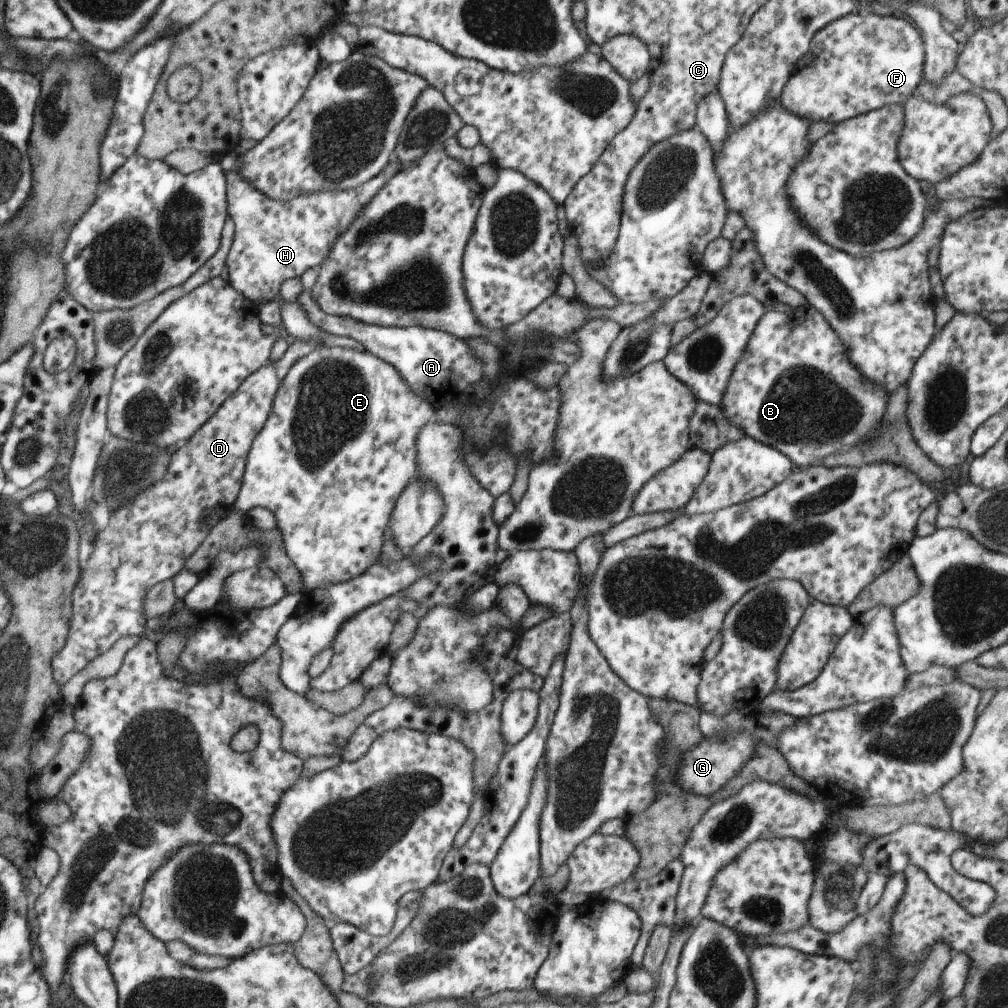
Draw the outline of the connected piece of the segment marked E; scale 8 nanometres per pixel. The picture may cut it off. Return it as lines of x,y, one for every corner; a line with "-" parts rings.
322,346
300,357
292,365
274,397
271,411
272,420
268,420
268,428
264,428
264,436
260,436
260,440
256,440
256,448
252,448
252,460
248,460
248,480
243,480
244,492
240,492
240,500
236,500
235,508
245,513
254,507
264,507
272,511
282,535
287,557
301,574
302,593
343,583
360,576
377,562
382,544
387,537
388,523
396,501
407,487
409,480
414,479
418,474
417,436
424,425
434,420
435,408
427,400
411,392
397,368
371,352

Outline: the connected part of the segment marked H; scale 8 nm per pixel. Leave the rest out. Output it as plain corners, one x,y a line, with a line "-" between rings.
238,152
216,159
226,172
227,177
227,216
234,221
235,233
227,256
228,276
235,288
251,297
257,303
270,302
280,296
280,285
286,280
302,276
308,268
317,269
331,253
332,245
337,241
353,220
360,216
364,207
378,194
378,191
396,173
408,168
410,163
390,161
374,178
350,190
320,191
309,195
298,195
289,201
274,200
247,181
239,171
241,158

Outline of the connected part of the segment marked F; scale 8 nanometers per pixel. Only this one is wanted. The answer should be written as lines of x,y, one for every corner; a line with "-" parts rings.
852,12
842,18
833,20
826,26
823,26
812,38
811,48
800,61
795,64
794,70
785,84
778,100
788,112
795,113
796,116
803,117
806,121
825,120
836,123
866,114
867,112
888,106
889,104
897,104
904,106
905,102
914,94
917,88
924,82
923,66
925,61
925,46
923,38
910,21
906,19
896,18
893,14
885,14
880,16
877,13
856,13

